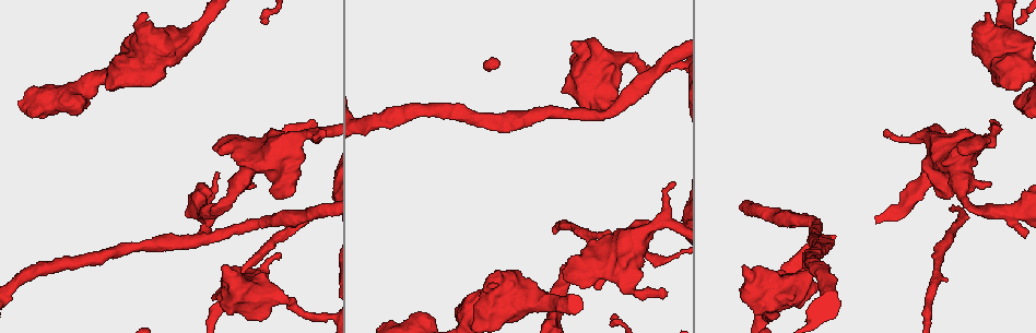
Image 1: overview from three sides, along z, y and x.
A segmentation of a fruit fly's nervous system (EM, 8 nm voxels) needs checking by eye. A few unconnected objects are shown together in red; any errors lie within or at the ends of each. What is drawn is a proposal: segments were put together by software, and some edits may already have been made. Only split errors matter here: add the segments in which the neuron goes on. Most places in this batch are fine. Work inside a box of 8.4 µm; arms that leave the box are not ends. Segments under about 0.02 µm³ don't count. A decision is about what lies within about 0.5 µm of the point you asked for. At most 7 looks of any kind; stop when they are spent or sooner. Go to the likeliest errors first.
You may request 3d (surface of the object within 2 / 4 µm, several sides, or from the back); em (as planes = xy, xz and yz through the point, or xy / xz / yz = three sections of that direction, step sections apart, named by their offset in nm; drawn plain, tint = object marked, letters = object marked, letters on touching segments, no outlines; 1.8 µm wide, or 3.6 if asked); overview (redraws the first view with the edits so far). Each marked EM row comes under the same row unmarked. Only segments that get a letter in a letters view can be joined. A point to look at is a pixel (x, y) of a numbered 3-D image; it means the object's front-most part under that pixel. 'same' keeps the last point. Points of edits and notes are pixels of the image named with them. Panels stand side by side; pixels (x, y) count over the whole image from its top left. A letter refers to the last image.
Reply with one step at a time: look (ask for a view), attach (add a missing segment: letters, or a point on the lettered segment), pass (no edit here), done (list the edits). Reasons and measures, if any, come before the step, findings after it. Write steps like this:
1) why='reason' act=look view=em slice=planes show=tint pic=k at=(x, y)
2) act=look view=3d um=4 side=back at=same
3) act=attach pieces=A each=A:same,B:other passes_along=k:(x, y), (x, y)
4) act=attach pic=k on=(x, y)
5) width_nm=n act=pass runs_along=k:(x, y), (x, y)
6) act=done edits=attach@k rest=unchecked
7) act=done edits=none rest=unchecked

act=look view=em um=3.6 slice=xz step=8 show=tint pic=1 at=(143, 12)

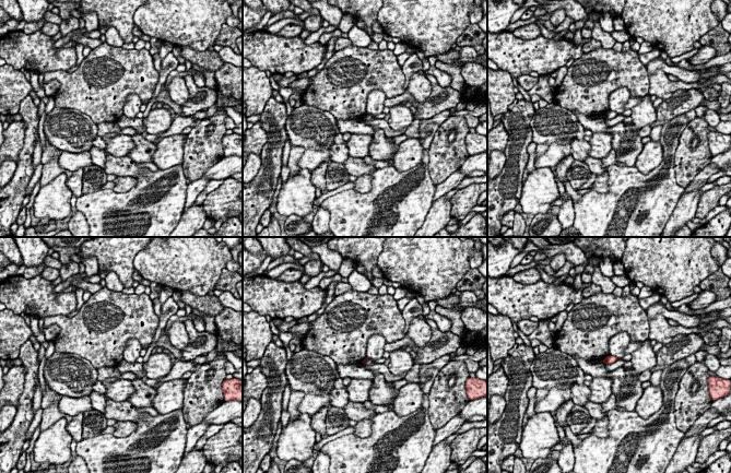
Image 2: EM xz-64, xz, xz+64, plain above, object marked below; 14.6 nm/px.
why='another direction' act=look view=em um=3.6 slice=planes show=letters at=same

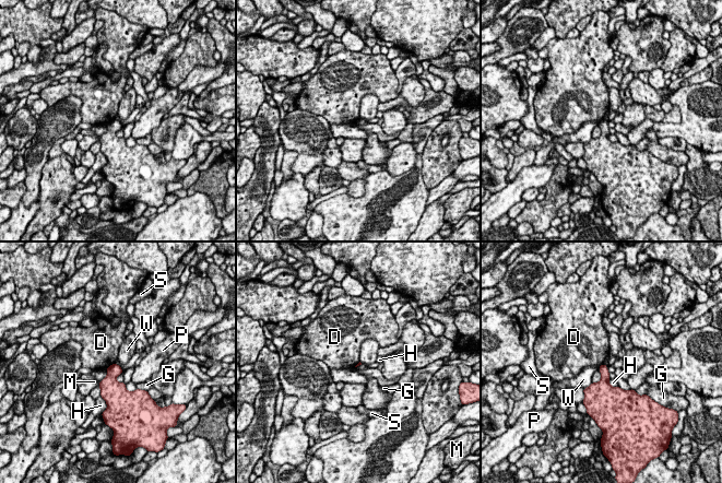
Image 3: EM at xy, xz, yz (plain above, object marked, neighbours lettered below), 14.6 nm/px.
longest_contact=W:180nm act=pass each=D:other,G:other,H:other,M:other,P:other,S:other,W:other found='none of them fits'

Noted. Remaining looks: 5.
act=look view=3d um=4 pic=1 at=(995, 120)

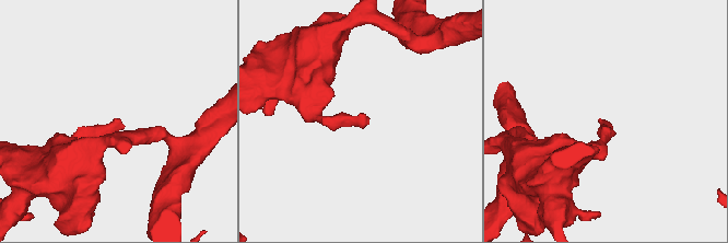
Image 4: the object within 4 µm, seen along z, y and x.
why='now the EM' act=look view=em um=3.6 slice=planes show=letters pic=4 at=(124, 127)

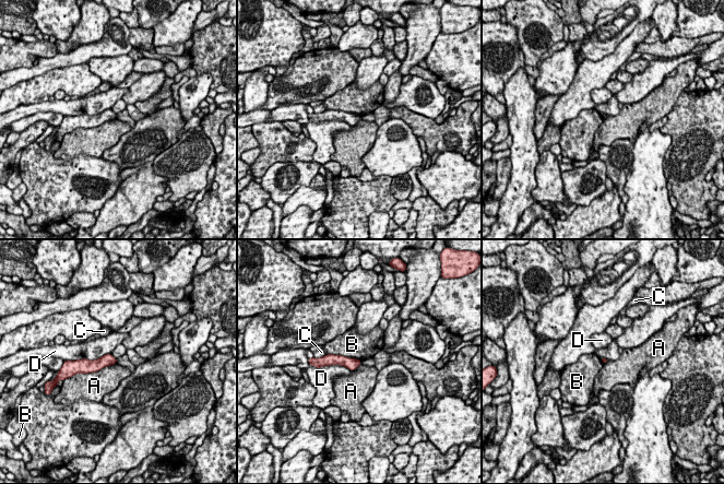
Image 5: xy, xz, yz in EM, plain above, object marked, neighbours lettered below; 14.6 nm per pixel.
longest_contact=A:600nm act=pass each=A:other,B:other,C:other,D:other found='none of them fits'

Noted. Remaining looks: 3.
why='thin end' act=look view=em slice=planes show=letters pic=1 at=(884, 130)

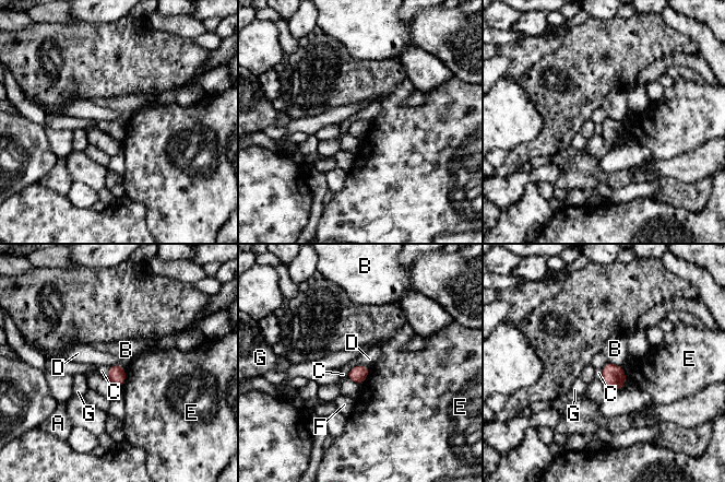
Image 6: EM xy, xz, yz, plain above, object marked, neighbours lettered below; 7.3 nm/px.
width_nm=120 act=pass each=A:other,B:other,C:other,D:other,E:other,F:other,G:other border=6:(369, 368), (355, 365), (348, 373) found='none of them fits'

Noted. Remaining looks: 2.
act=done edits=none rest=unchecked

